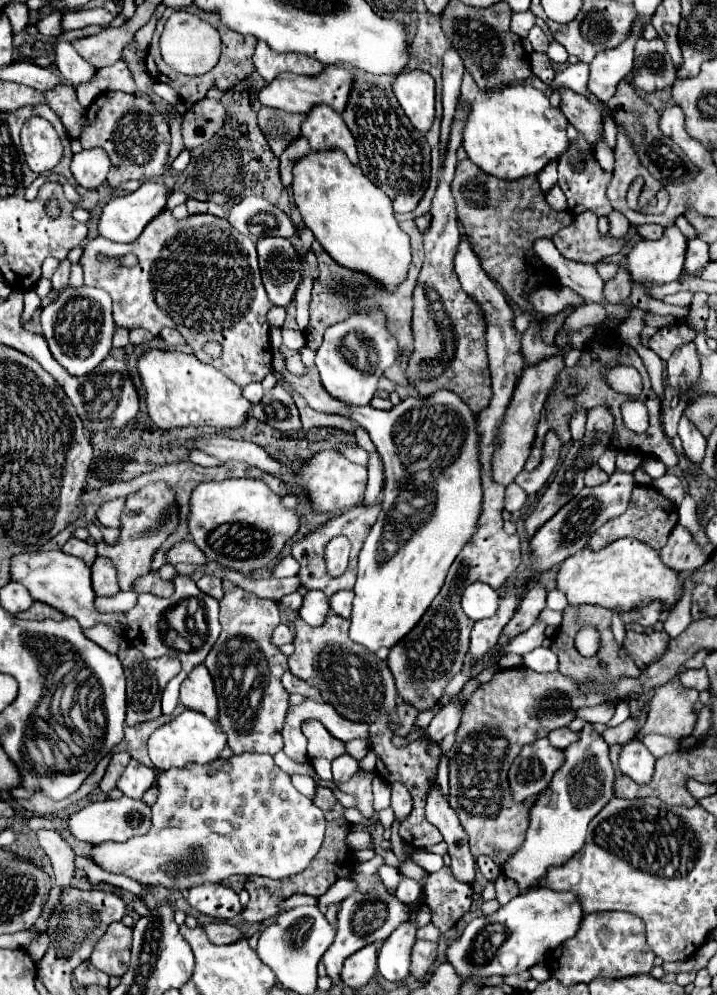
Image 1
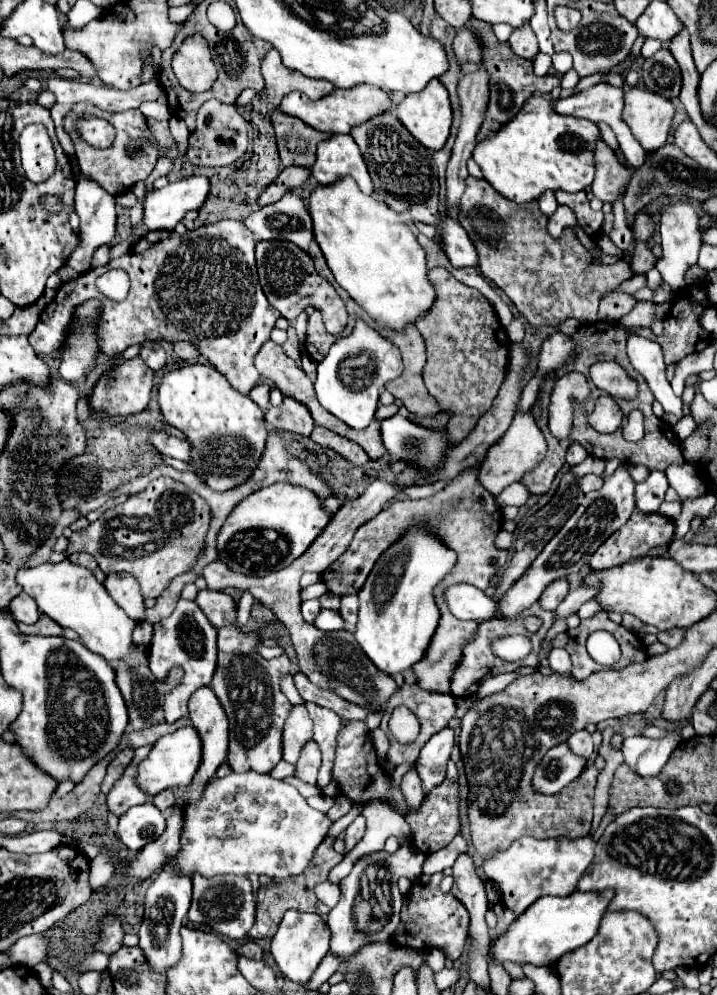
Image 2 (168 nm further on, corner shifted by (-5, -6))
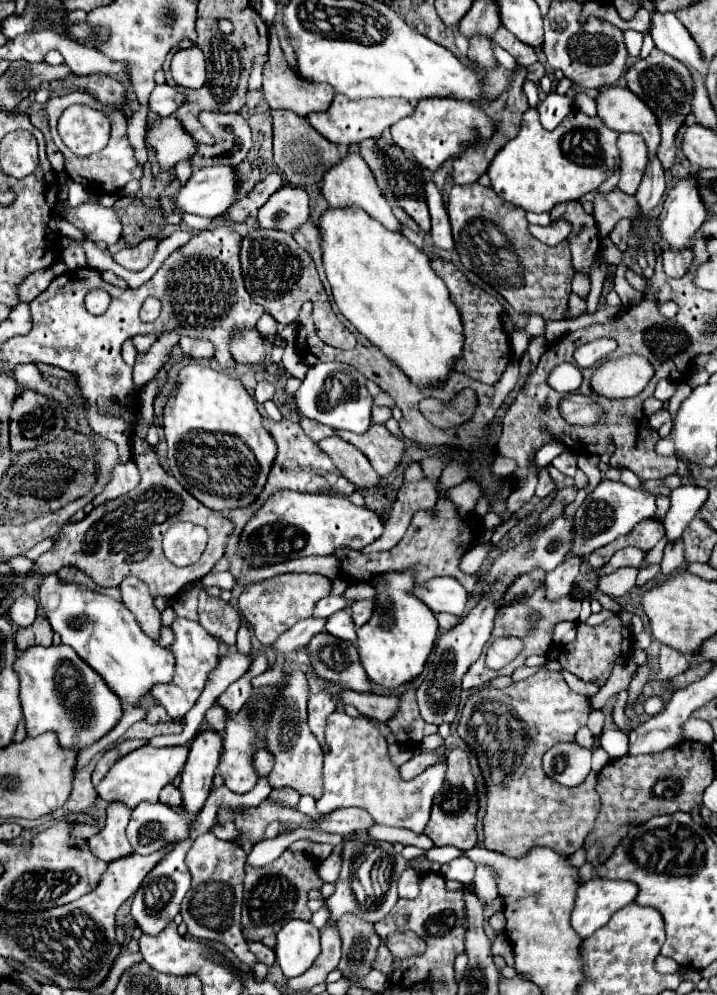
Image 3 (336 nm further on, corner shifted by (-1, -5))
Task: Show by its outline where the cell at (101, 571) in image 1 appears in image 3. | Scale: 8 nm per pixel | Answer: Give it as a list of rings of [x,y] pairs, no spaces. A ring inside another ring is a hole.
[[[127,577],[119,589],[123,595],[123,603],[137,617],[137,621],[141,623],[141,629],[151,639],[157,641],[159,633],[161,633],[161,613],[153,605],[149,587],[143,581],[139,581],[137,577]]]

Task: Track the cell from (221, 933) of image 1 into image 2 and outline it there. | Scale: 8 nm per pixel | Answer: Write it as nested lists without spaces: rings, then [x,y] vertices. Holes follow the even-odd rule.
[[[249,940],[249,942],[241,944],[241,946],[235,950],[235,954],[237,954],[237,956],[245,956],[245,958],[253,958],[253,960],[261,960],[263,950],[261,950],[253,940]]]

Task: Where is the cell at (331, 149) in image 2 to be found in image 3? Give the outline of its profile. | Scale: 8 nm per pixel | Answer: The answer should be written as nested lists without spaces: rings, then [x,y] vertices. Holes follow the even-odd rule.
[[[347,153],[335,167],[331,167],[331,171],[325,173],[321,193],[323,193],[323,197],[329,201],[329,205],[331,205],[333,209],[359,207],[359,209],[363,209],[371,219],[379,221],[385,229],[397,231],[397,233],[403,231],[403,225],[395,219],[395,215],[391,213],[391,207],[389,207],[387,199],[383,197],[381,189],[377,187],[377,181],[375,181],[371,169],[367,167],[367,163],[365,163],[357,153]]]

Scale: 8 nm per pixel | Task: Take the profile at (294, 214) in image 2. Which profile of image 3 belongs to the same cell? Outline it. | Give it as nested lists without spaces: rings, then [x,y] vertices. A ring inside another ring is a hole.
[[[281,187],[259,209],[259,227],[293,233],[310,217],[309,195],[301,187]]]

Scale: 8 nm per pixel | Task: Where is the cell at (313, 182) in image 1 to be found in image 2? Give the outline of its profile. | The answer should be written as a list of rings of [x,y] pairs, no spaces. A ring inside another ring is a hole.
[[[351,176],[317,186],[309,194],[309,214],[315,240],[335,280],[379,326],[401,330],[431,308],[435,290],[427,280],[425,250],[409,226],[401,224],[399,214],[375,196],[363,194]]]

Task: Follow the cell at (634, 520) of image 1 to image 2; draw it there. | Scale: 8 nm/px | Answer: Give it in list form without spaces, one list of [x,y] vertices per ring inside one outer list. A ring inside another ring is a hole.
[[[635,508],[633,516],[627,520],[625,526],[621,526],[617,532],[613,532],[601,546],[599,550],[591,556],[589,560],[589,566],[593,570],[603,570],[603,568],[611,568],[611,566],[619,566],[619,564],[625,564],[627,560],[631,558],[637,558],[637,556],[643,556],[643,554],[649,554],[651,550],[663,546],[663,544],[669,544],[673,540],[673,534],[675,534],[675,522],[667,516],[661,516],[661,514],[645,514],[641,512],[639,508]]]

